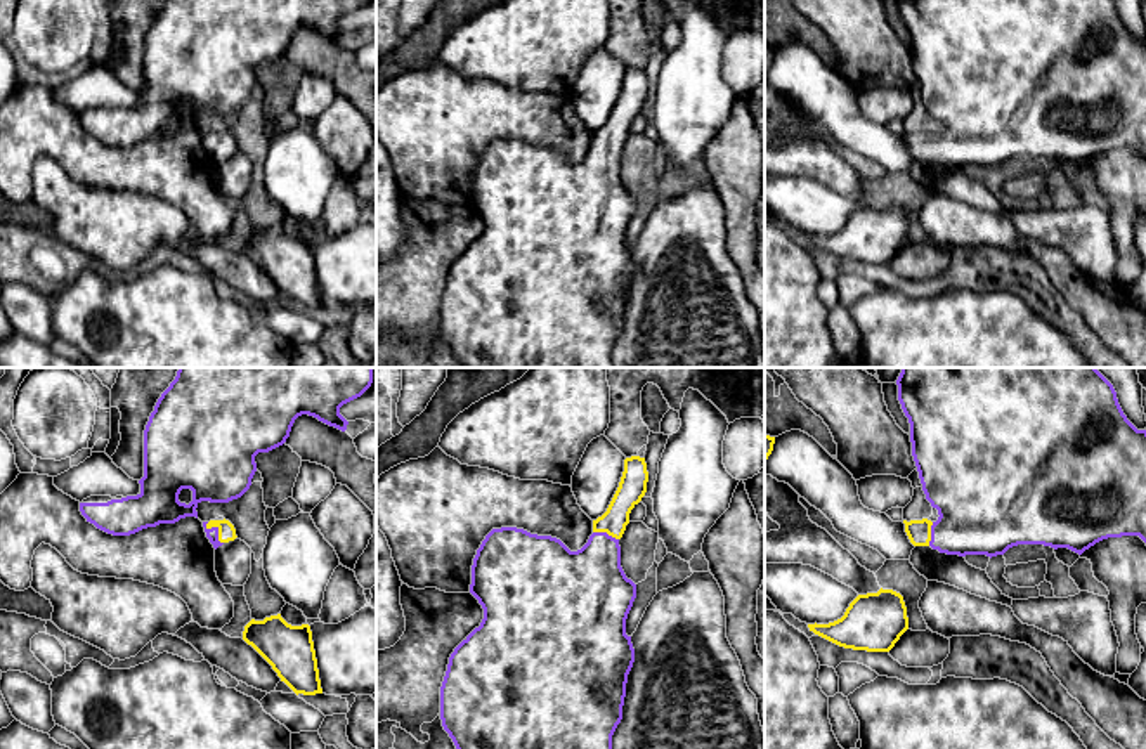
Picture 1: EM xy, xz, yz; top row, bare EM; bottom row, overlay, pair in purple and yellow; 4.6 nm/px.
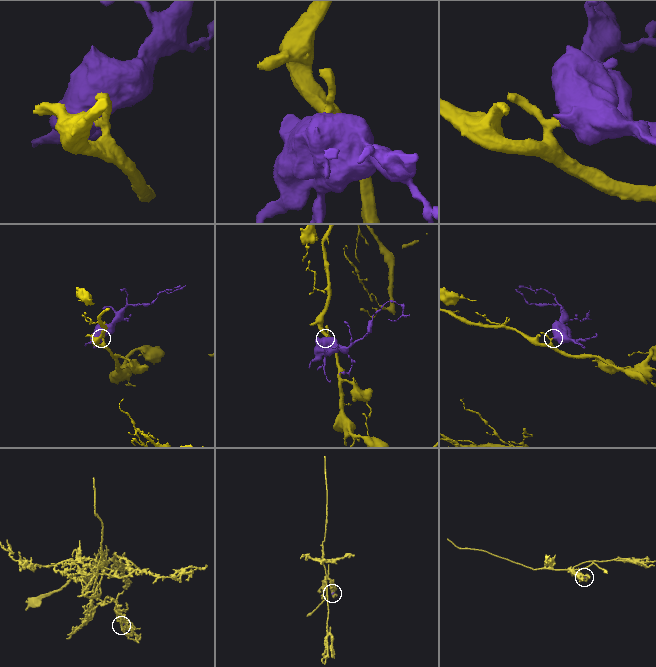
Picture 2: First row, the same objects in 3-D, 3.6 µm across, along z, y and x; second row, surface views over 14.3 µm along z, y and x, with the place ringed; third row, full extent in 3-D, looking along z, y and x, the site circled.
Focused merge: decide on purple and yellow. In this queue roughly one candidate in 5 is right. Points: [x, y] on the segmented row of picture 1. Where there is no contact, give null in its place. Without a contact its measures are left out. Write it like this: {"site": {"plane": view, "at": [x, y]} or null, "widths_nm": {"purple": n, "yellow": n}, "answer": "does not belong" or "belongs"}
{"site": {"plane": "xy", "at": [217, 529]}, "widths_nm": {"purple": 60, "yellow": 80}, "answer": "belongs"}

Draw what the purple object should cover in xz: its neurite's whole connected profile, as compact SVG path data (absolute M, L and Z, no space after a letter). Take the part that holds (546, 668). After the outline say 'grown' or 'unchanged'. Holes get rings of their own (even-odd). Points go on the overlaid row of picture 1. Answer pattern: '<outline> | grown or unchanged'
M626 458L607 511L577 551L517 527L485 536L470 584L484 619L451 654L440 687L440 720L456 749L612 749L635 662L626 619L636 584L621 567L619 539L647 482L645 458Z | grown

